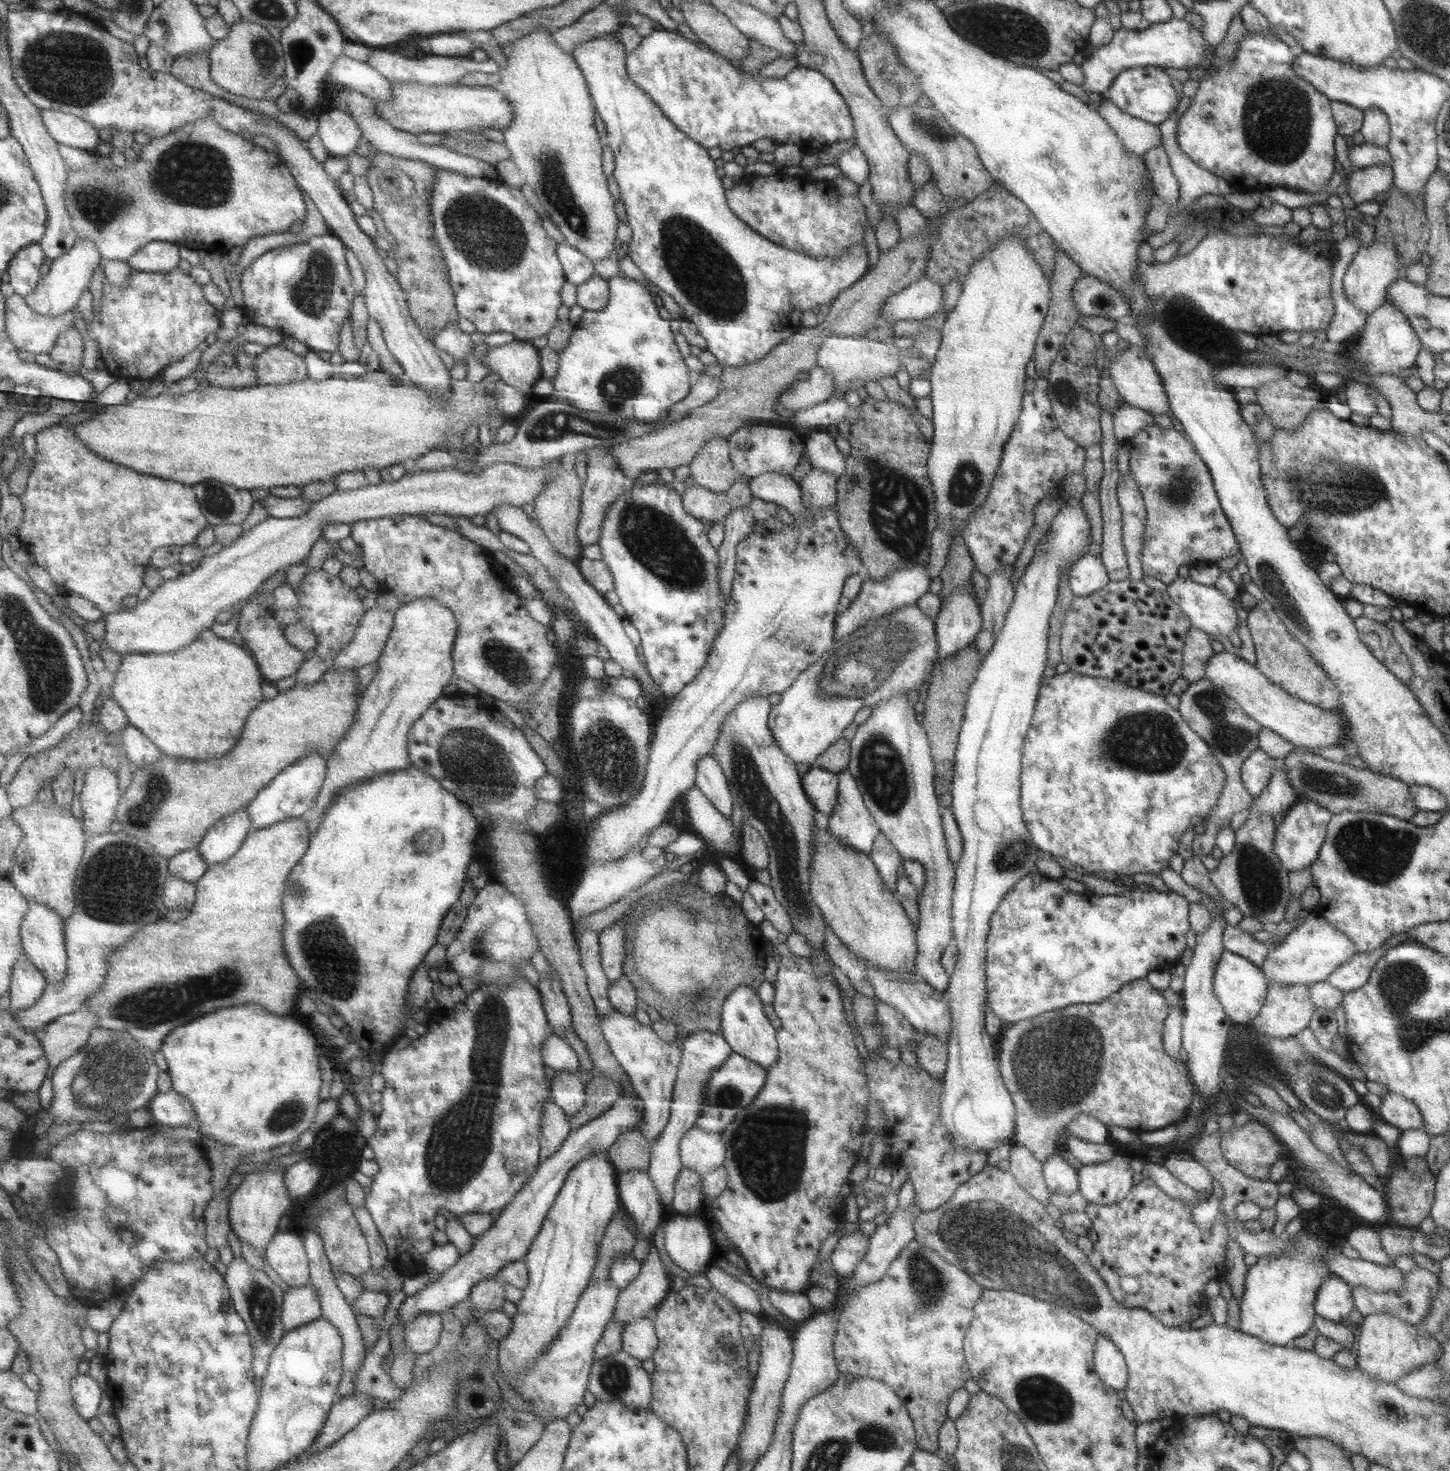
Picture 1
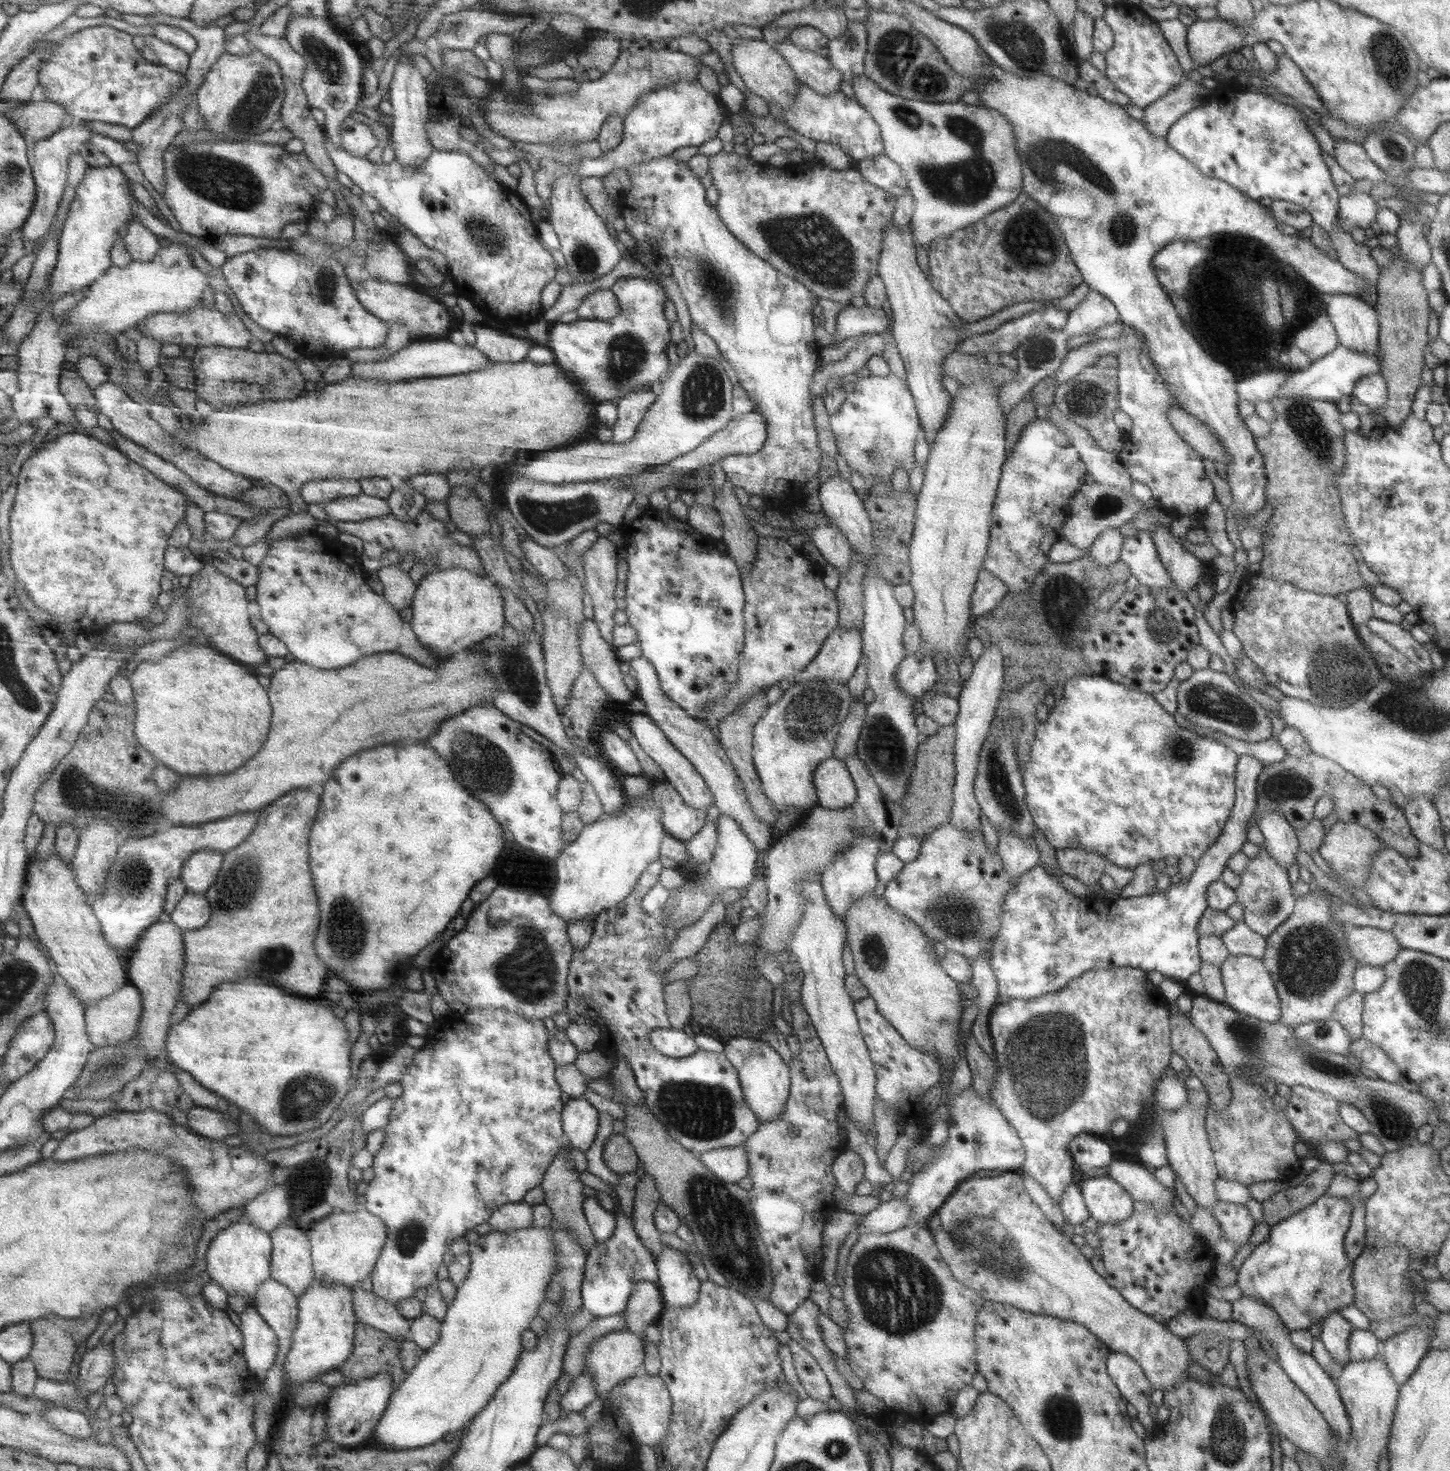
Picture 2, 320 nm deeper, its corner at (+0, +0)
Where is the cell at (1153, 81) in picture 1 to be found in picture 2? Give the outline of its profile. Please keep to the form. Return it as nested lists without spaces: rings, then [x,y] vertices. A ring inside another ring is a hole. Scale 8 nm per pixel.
[[[1117,4],[1106,7],[1103,19],[1112,29],[1115,40],[1114,46],[1105,54],[1105,74],[1118,90],[1131,98],[1134,105],[1144,108],[1180,84],[1182,67],[1157,21],[1148,16],[1143,20],[1134,18],[1130,10]]]

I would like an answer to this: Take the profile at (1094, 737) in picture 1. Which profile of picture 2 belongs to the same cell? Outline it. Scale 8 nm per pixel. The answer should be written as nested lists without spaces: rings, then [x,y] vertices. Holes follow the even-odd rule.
[[[1076,676],[1066,682],[1064,696],[1055,700],[1049,710],[1048,719],[1038,723],[1035,739],[1031,742],[1029,757],[1023,772],[1025,801],[1035,824],[1044,832],[1048,842],[1057,850],[1066,847],[1084,847],[1087,851],[1098,851],[1116,866],[1135,868],[1137,864],[1160,860],[1166,856],[1199,858],[1222,834],[1236,800],[1237,762],[1240,756],[1226,743],[1211,737],[1201,736],[1188,728],[1180,727],[1154,699],[1152,693],[1143,693],[1103,678],[1102,676]]]

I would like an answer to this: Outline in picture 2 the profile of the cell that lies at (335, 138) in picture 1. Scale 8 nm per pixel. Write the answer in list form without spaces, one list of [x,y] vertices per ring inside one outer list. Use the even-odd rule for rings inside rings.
[[[356,118],[346,119],[343,137],[346,150],[360,157],[367,157],[374,148],[378,148],[378,135],[374,128]]]

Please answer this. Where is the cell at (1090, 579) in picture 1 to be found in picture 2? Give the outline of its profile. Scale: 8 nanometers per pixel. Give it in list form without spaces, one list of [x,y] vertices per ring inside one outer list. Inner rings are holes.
[[[1118,527],[1107,528],[1087,550],[1088,556],[1094,558],[1097,568],[1106,568],[1121,559],[1124,541],[1125,538]]]

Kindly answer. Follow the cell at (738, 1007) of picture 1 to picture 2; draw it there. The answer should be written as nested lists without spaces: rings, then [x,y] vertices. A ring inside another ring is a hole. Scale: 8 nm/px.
[[[739,1032],[734,1038],[730,1038],[724,1043],[723,1053],[738,1071],[743,1095],[750,1110],[754,1111],[759,1123],[776,1119],[784,1110],[790,1094],[791,1072],[789,1065],[784,1063],[782,1057],[768,1043],[764,1043],[760,1037],[750,1038]]]

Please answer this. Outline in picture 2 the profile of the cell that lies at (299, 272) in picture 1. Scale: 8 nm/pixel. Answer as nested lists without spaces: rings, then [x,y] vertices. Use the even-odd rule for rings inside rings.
[[[262,248],[231,257],[222,269],[243,311],[254,322],[281,338],[287,336],[300,345],[304,344],[304,350],[310,356],[331,352],[340,354],[355,348],[378,348],[387,341],[389,326],[380,321],[377,314],[367,310],[353,287],[348,269],[336,256],[312,258],[292,248]]]

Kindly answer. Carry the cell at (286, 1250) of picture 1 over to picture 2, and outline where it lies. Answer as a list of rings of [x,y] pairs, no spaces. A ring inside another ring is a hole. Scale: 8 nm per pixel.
[[[283,1224],[274,1232],[273,1239],[273,1277],[303,1297],[317,1279],[309,1231]]]

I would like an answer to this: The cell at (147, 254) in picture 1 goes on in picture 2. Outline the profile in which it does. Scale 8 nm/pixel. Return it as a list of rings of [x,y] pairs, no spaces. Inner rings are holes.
[[[138,216],[134,220],[134,224],[130,226],[126,243],[129,244],[130,252],[135,260],[142,263],[149,263],[154,260],[162,248],[159,236],[144,226]]]

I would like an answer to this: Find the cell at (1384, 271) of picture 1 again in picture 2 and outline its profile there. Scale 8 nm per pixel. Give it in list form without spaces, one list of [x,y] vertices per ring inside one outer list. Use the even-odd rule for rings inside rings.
[[[1348,294],[1326,295],[1325,303],[1327,313],[1339,335],[1339,344],[1354,352],[1377,354],[1380,325],[1375,307],[1370,307],[1357,296]]]

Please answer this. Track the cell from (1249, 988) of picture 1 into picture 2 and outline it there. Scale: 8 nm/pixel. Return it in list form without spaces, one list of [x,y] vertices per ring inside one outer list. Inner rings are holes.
[[[1230,955],[1223,961],[1220,968],[1226,987],[1226,1002],[1224,1003],[1239,1013],[1259,1018],[1264,1022],[1276,1024],[1281,1020],[1281,1000],[1275,982],[1272,980],[1272,975],[1268,972],[1262,959]]]

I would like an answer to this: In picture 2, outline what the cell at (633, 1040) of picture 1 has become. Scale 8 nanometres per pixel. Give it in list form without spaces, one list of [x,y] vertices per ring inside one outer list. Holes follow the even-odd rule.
[[[659,1028],[650,1033],[651,1043],[656,1050],[667,1057],[684,1058],[694,1054],[699,1048],[695,1038],[684,1032],[684,1029]]]

